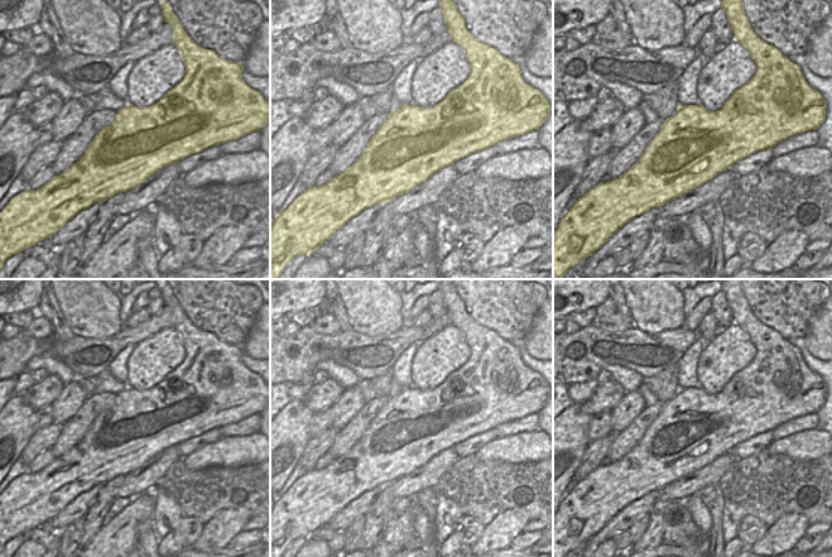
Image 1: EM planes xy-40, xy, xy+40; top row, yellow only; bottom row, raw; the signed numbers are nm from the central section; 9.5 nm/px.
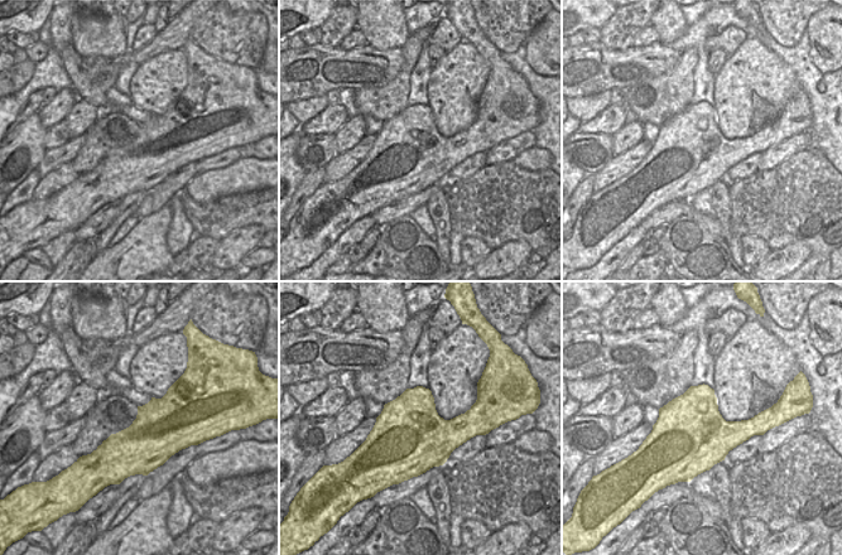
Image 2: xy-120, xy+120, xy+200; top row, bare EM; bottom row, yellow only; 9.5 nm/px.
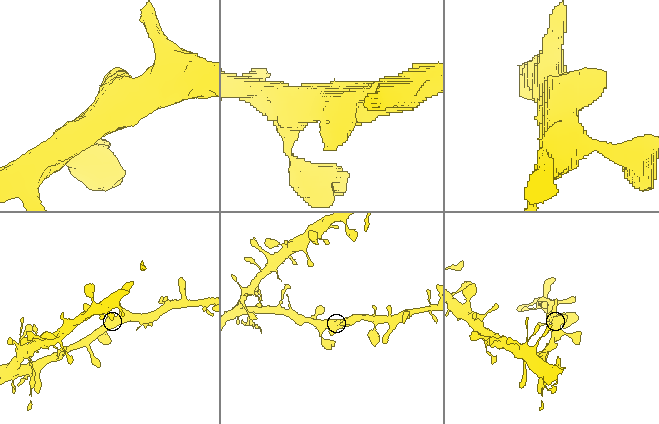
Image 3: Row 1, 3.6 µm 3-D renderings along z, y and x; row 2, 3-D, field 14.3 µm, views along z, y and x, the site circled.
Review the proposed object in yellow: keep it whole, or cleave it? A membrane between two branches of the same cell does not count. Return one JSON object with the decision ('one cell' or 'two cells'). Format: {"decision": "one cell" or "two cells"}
{"decision": "one cell"}

